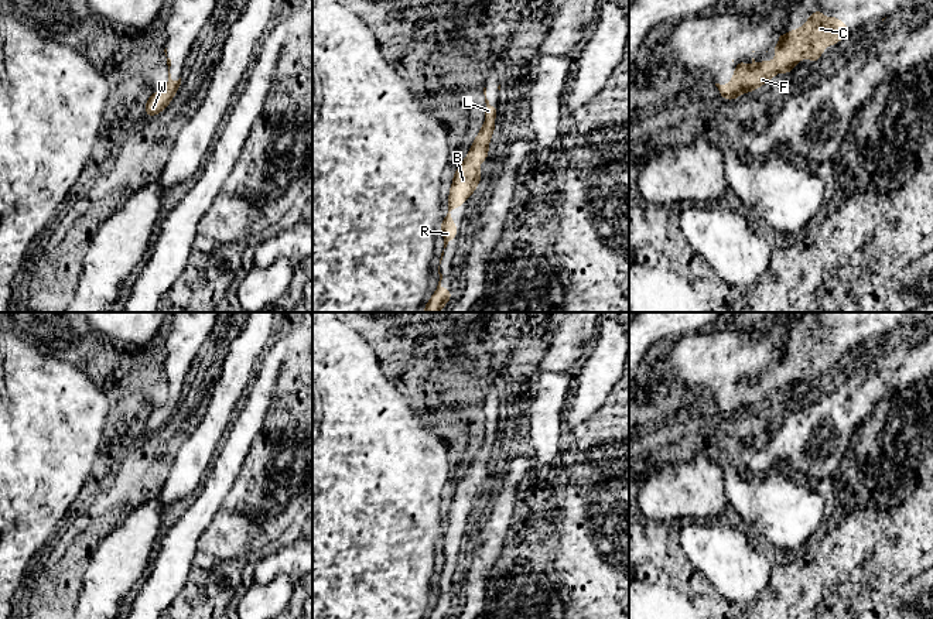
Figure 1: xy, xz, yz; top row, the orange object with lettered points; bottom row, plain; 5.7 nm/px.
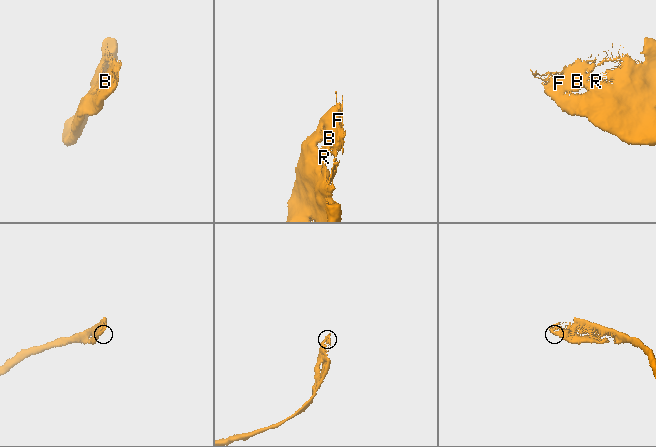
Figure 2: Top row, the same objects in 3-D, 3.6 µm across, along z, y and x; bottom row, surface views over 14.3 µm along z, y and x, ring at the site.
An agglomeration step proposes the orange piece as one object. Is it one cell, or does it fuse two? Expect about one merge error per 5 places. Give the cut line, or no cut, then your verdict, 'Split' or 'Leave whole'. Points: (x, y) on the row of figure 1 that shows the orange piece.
No split. Leave whole

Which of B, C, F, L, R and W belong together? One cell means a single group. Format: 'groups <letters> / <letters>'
groups B C F L R W

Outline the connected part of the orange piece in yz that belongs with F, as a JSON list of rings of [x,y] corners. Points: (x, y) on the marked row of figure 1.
[[[814,10],[814,13],[807,17],[806,25],[799,30],[792,28],[787,35],[776,35],[776,41],[782,40],[783,42],[780,45],[772,45],[776,51],[776,59],[770,64],[763,58],[758,65],[752,58],[752,66],[746,68],[744,65],[745,58],[741,58],[735,66],[731,83],[715,83],[720,96],[727,100],[734,100],[742,93],[766,85],[778,72],[786,72],[792,76],[792,68],[797,65],[802,58],[807,57],[816,64],[824,52],[826,45],[835,45],[840,40],[848,37],[850,33],[847,24],[837,20],[835,16],[830,16],[830,18],[826,20],[823,11]]]

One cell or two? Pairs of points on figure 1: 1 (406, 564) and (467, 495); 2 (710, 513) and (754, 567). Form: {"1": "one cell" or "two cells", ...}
{"1": "two cells", "2": "two cells"}

